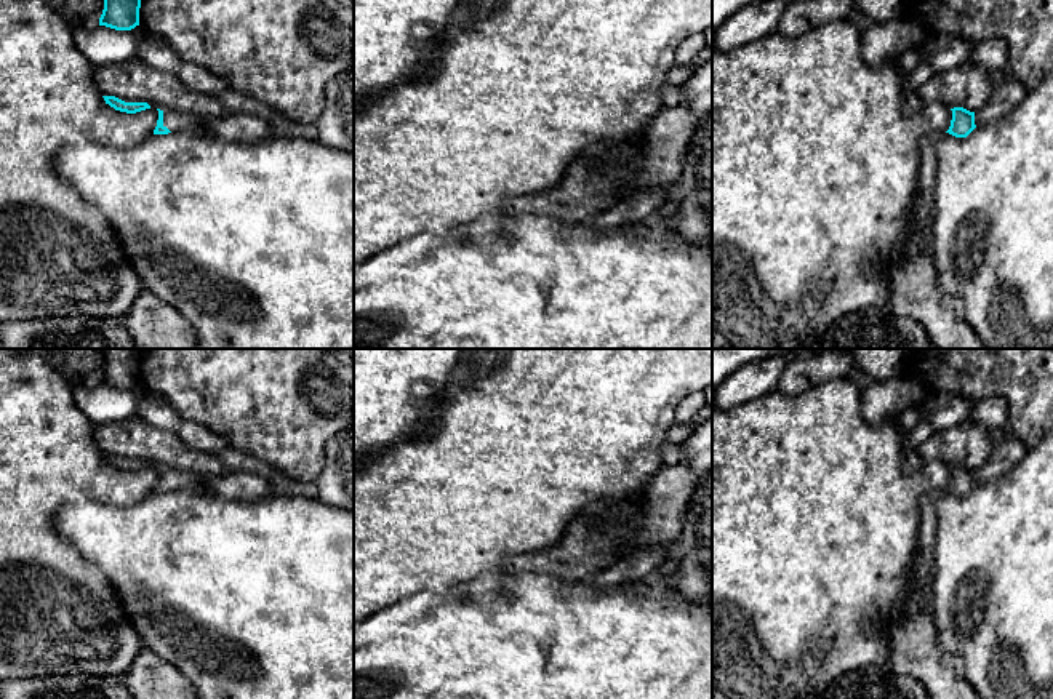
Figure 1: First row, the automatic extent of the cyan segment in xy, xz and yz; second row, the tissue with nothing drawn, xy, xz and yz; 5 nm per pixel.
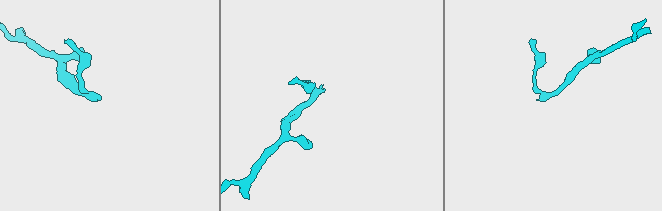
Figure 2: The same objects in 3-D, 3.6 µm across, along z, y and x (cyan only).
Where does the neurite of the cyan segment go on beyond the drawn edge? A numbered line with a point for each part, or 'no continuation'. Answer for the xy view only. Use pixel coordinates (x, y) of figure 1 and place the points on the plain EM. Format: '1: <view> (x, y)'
1: xy (175, 480)

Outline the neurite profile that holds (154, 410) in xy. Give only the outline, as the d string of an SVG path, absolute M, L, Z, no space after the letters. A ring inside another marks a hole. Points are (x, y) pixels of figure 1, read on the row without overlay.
M141 382L136 385L141 389L138 417L157 429L176 432L182 417L170 406L166 398L146 389Z

